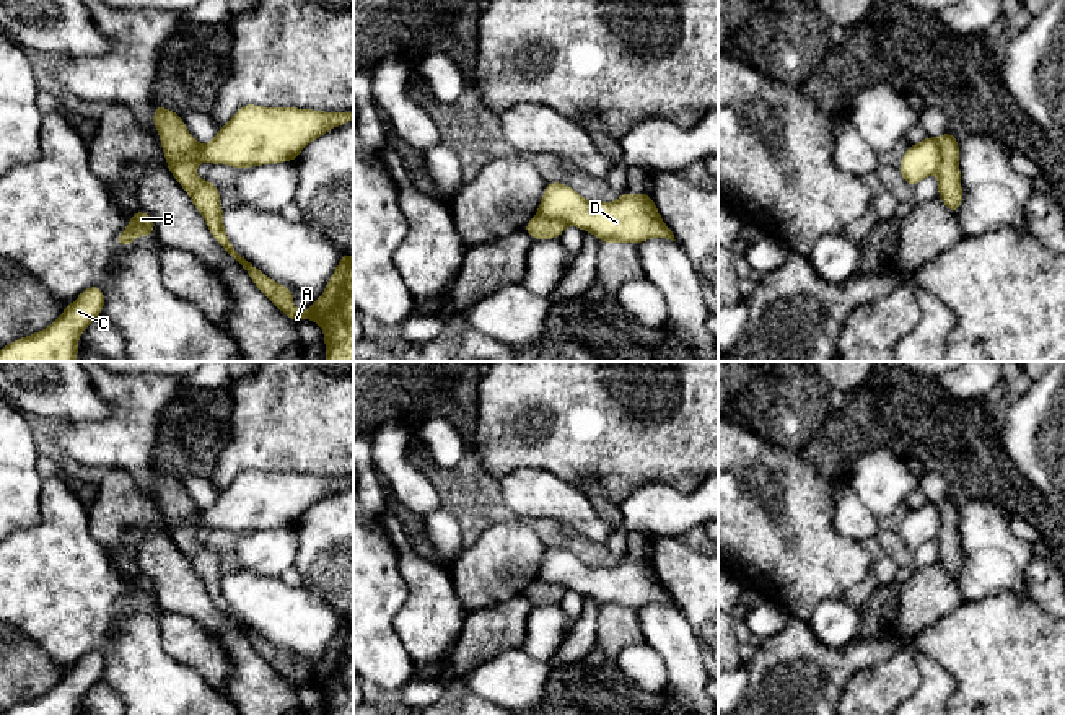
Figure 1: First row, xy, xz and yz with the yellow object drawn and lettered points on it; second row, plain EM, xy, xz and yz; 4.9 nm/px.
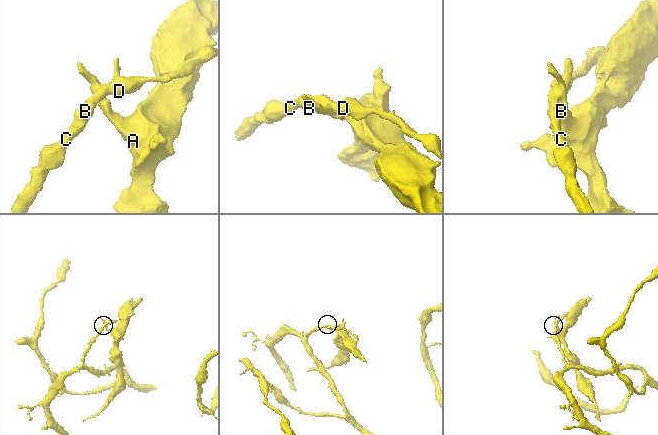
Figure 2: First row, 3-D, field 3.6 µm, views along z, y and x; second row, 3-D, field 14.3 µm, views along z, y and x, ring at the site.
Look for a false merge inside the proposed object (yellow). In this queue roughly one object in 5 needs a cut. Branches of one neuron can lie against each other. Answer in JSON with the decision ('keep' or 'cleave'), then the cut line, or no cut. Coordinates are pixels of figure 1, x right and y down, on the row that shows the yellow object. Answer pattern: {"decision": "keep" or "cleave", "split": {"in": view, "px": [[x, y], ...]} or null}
{"decision": "cleave", "split": {"in": "yz", "px": [[933, 139], [940, 152], [937, 171]]}}

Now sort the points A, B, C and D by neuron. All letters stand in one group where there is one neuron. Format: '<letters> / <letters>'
A / B C D

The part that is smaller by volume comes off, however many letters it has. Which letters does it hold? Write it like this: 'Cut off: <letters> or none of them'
Cut off: A

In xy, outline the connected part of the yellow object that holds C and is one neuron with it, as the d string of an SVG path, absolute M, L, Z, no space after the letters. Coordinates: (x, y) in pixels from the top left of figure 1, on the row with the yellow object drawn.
M85 288L46 329L0 347L0 362L77 362L80 334L103 313L104 290Z

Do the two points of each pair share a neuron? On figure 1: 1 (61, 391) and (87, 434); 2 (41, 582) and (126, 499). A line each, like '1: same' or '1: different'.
1: different
2: different

